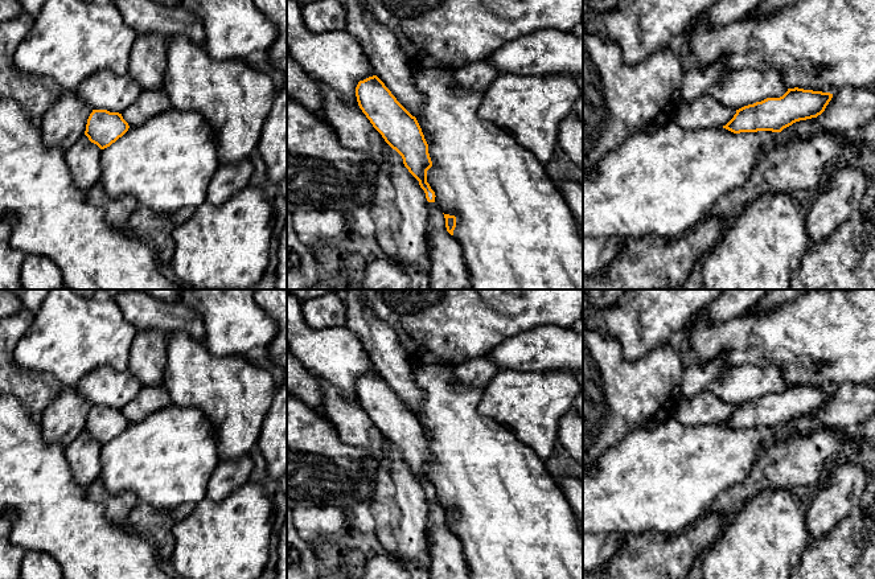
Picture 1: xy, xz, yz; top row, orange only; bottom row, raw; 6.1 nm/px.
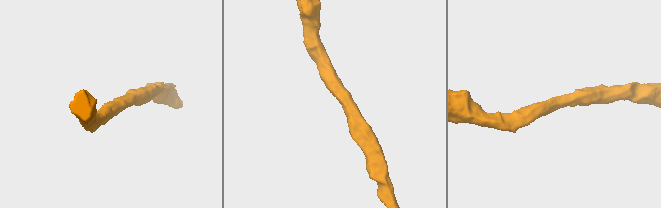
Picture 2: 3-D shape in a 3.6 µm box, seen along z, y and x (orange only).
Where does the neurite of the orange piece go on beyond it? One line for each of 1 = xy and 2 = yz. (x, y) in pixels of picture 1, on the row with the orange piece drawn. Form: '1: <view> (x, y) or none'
1: xy (167, 163)
2: yz (662, 184)

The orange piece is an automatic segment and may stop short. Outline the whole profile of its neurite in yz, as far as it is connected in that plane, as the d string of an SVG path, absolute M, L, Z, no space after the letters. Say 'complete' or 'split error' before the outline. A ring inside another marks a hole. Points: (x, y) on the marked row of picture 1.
split error; M794 87L788 89L780 98L767 98L736 110L734 118L723 127L685 130L671 119L653 134L628 136L596 167L583 171L583 241L623 238L633 242L646 237L674 241L691 231L722 197L745 185L752 169L764 156L781 145L779 132L796 122L817 118L831 98L830 93Z

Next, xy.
split error; M173 106L139 127L130 127L119 112L93 110L85 135L100 152L100 182L114 200L132 196L137 205L159 214L173 214L182 208L198 208L206 201L209 182L221 167L217 135L198 112Z

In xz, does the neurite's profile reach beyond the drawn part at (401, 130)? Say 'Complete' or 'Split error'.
Split error

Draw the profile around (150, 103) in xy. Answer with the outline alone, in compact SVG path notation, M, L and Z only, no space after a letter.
M164 89L143 90L137 99L122 112L122 116L130 127L139 127L171 106L171 99Z

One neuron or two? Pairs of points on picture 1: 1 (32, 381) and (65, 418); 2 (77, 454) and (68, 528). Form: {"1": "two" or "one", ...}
{"1": "one", "2": "two"}

